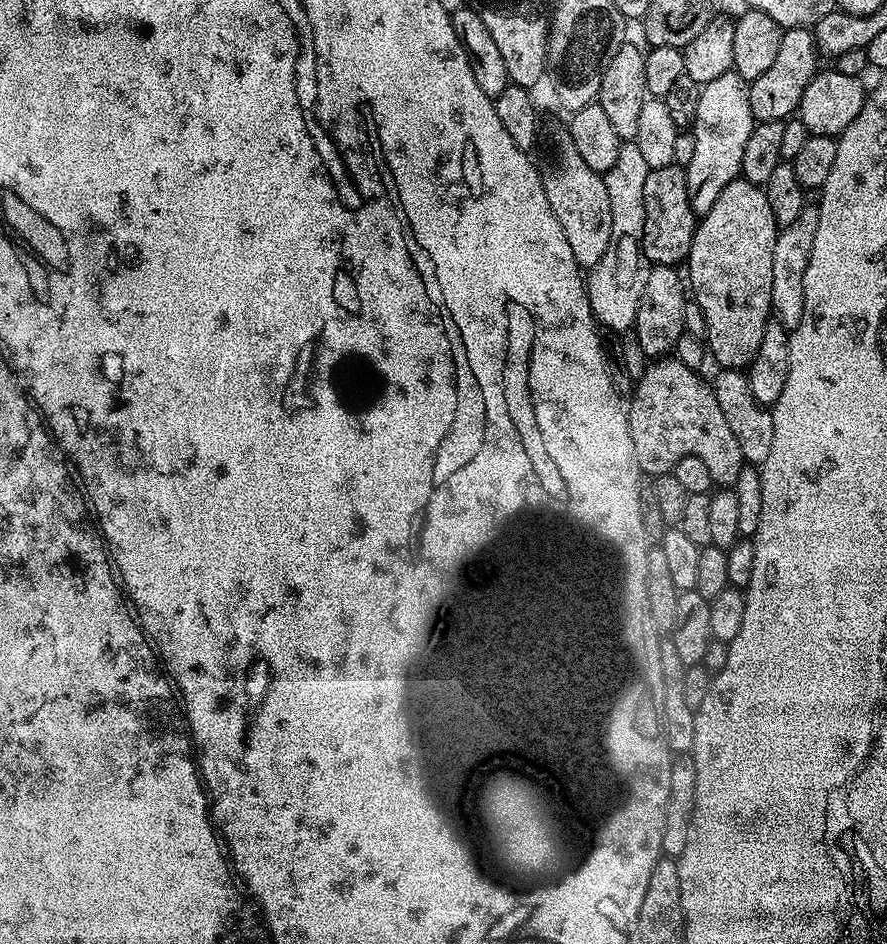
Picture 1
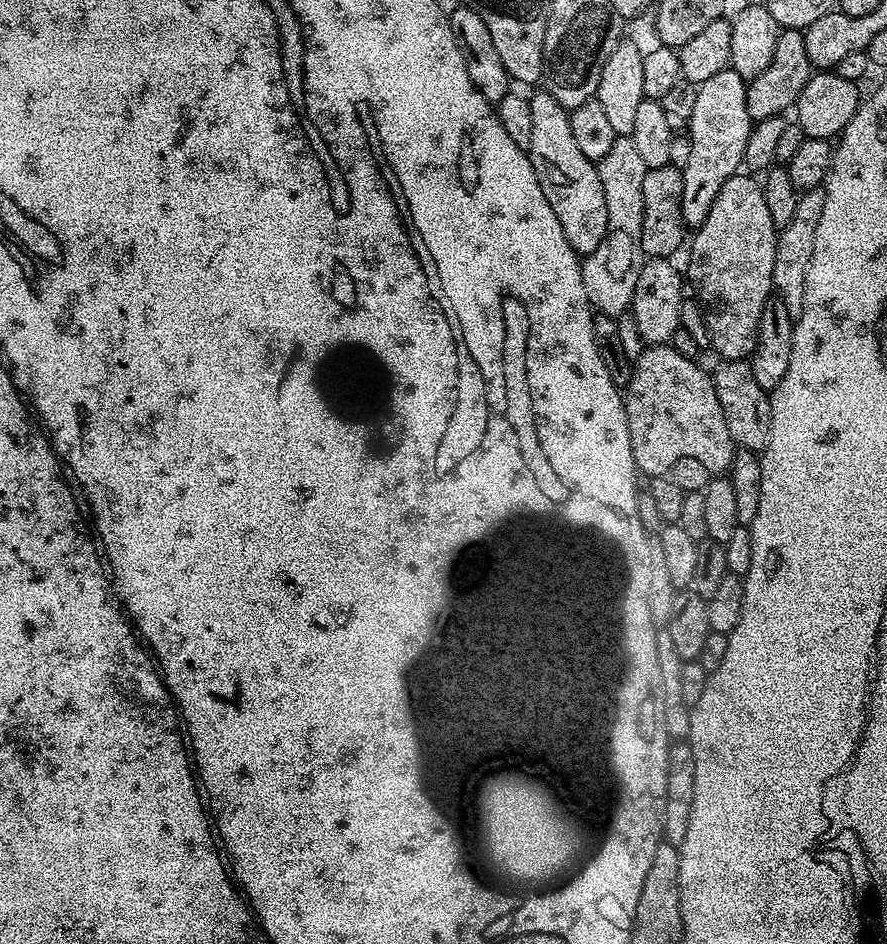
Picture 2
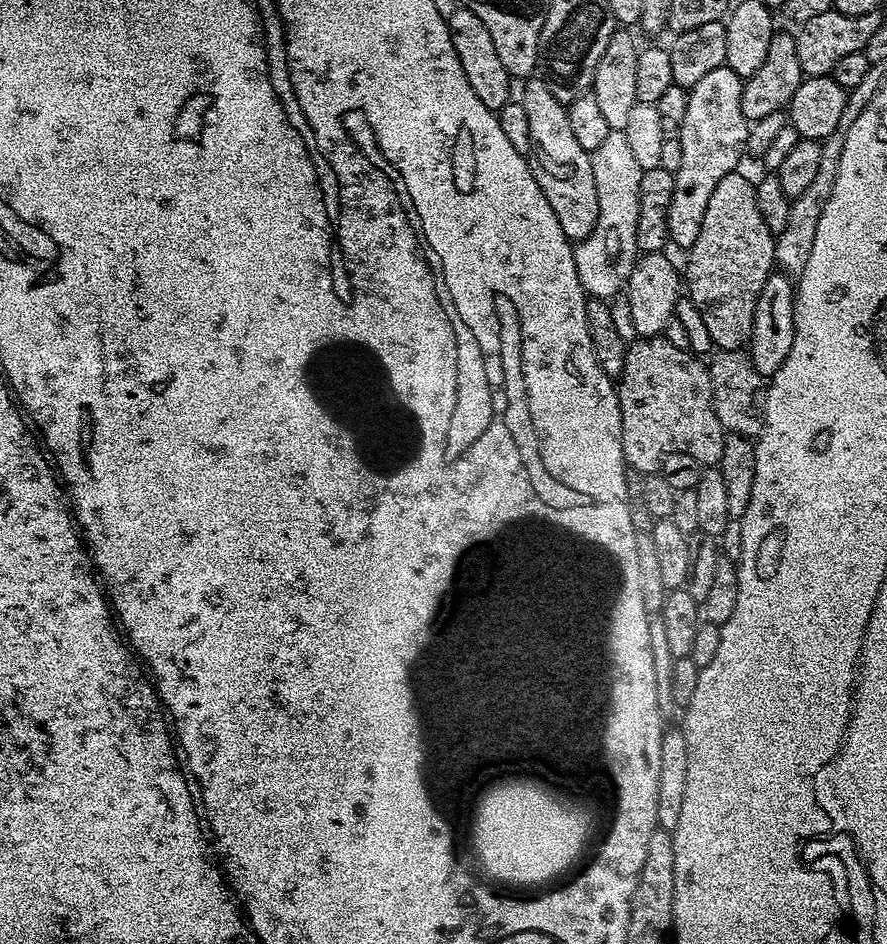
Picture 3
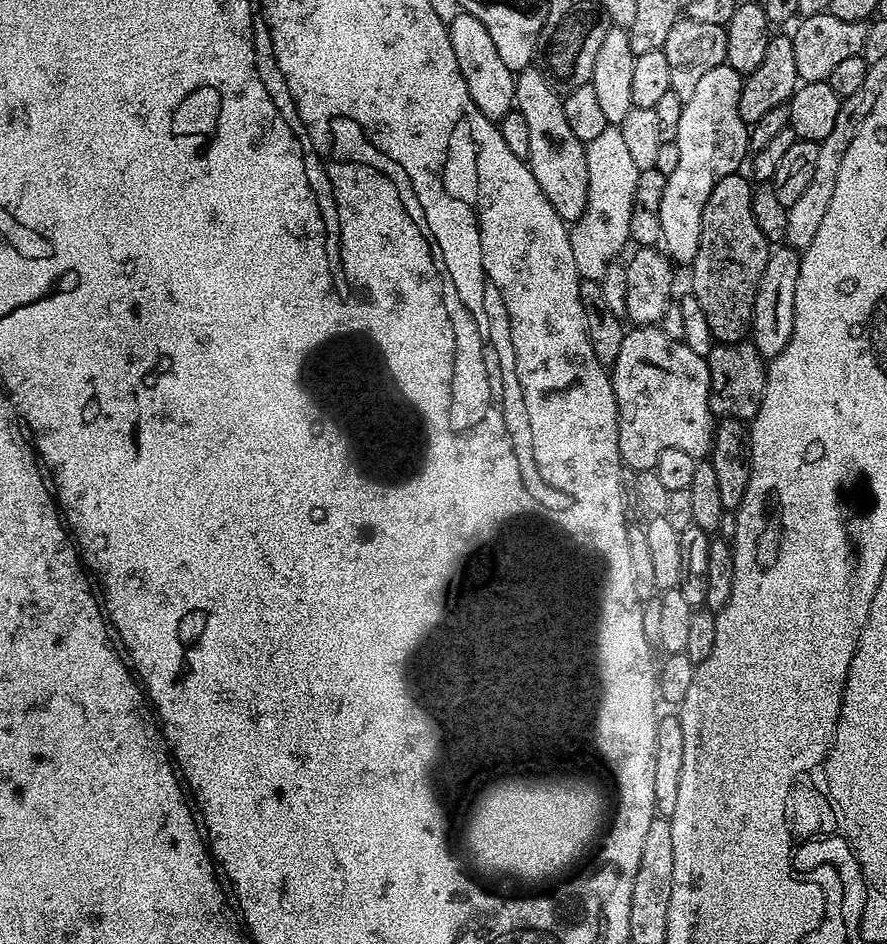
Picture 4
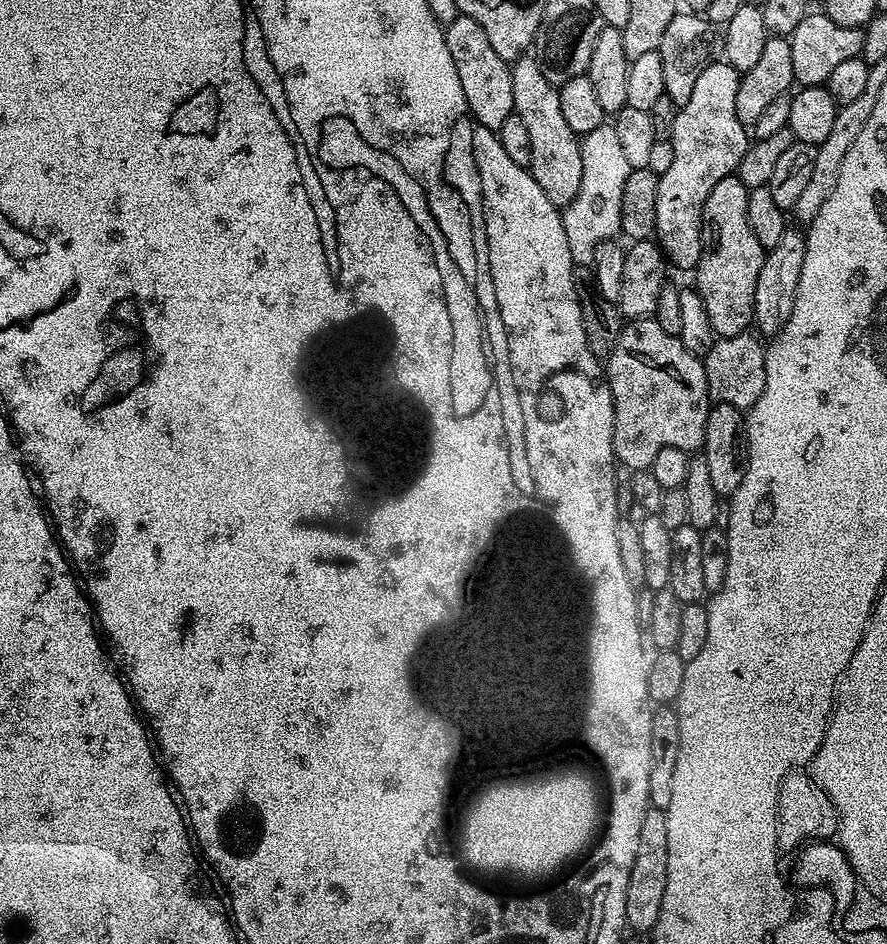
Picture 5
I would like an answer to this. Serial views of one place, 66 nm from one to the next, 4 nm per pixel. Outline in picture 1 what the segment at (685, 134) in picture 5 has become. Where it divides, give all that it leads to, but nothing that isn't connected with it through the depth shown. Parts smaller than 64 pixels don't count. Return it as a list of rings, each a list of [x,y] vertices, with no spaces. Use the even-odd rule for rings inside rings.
[[[733,70],[701,87],[694,125],[694,158],[690,158],[686,166],[688,206],[697,217],[706,215],[718,194],[722,194],[722,190],[740,176],[742,150],[746,150],[746,142],[754,127],[748,85],[749,81]]]

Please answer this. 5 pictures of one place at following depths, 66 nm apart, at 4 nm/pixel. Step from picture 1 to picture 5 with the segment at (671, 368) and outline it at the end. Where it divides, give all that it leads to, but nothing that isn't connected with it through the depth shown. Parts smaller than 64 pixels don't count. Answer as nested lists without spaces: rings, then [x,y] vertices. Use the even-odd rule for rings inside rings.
[[[655,318],[627,321],[621,327],[616,345],[622,346],[622,350],[626,350],[626,352],[634,350],[634,352],[650,354],[652,358],[668,358],[664,364],[676,366],[676,402],[672,400],[668,404],[670,408],[662,410],[662,412],[642,412],[642,414],[630,416],[630,410],[626,408],[626,400],[624,400],[626,396],[618,394],[618,392],[622,392],[622,384],[616,380],[616,374],[618,374],[616,358],[614,358],[614,362],[606,362],[606,374],[614,374],[607,378],[614,402],[612,441],[617,461],[623,467],[625,464],[628,470],[648,470],[651,469],[658,450],[666,450],[666,446],[678,446],[678,450],[689,454],[703,449],[706,418],[710,407],[703,359],[690,354],[690,350],[686,350],[686,346],[682,346],[679,336],[666,334],[666,330],[662,330],[662,326],[658,326]]]

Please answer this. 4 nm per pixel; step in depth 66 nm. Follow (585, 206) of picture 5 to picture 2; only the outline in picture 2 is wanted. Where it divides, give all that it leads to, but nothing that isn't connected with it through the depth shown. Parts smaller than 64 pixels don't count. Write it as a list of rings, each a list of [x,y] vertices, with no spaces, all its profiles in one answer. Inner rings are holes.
[[[617,136],[614,146],[610,146],[610,154],[598,161],[602,194],[606,194],[606,214],[608,215],[608,233],[602,238],[598,250],[583,257],[580,265],[582,282],[586,286],[586,294],[593,309],[597,313],[613,318],[629,311],[634,298],[634,286],[638,286],[638,274],[644,251],[642,250],[642,178],[646,178],[648,168],[642,162],[634,142],[627,136]]]

